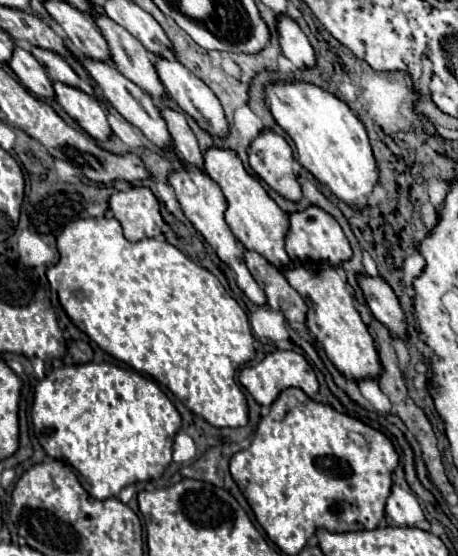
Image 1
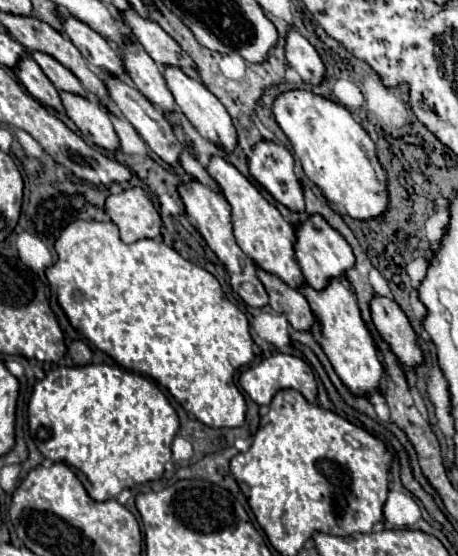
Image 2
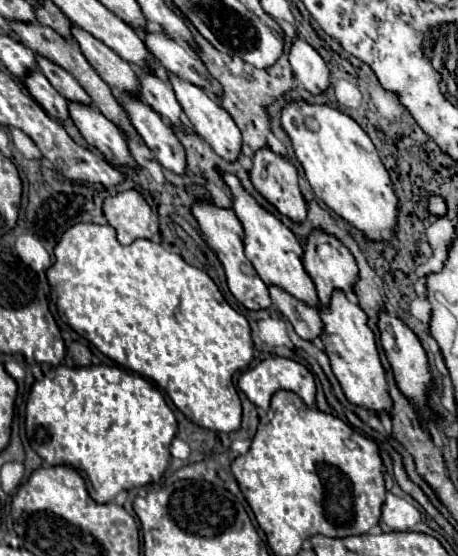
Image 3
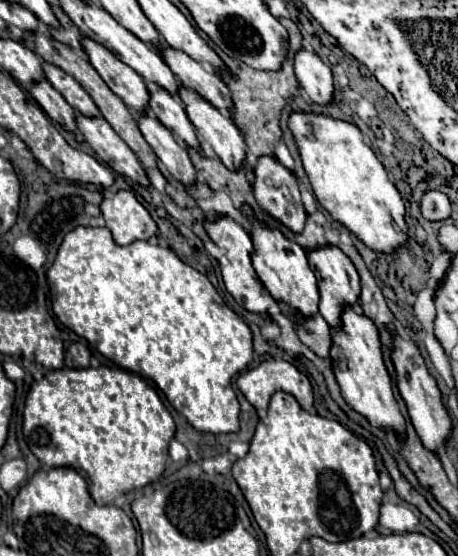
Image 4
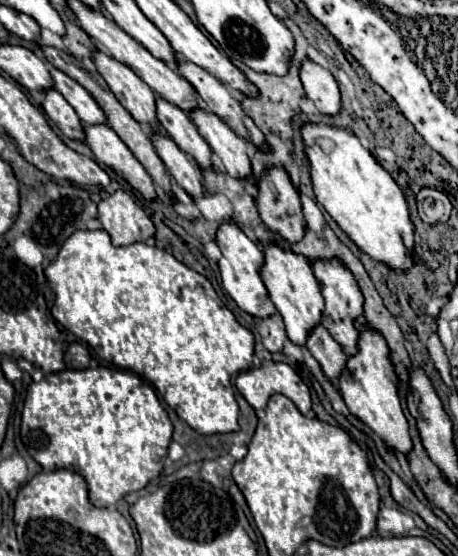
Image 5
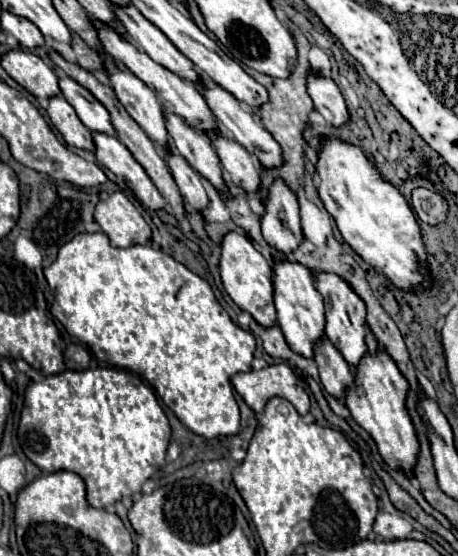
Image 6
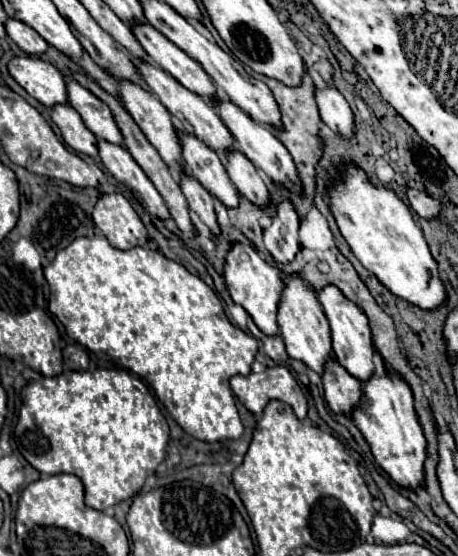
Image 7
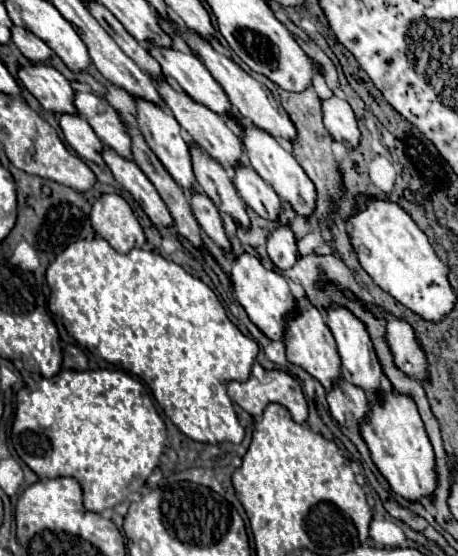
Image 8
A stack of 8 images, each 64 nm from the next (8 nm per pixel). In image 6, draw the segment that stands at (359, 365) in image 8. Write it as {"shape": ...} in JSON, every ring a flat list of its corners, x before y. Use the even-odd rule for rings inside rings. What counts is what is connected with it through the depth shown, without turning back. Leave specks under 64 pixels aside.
{"shape":[[316,272,316,288,324,296,324,304,326,304,326,328,324,328,326,336,332,340,332,344,336,344,336,348,340,348,344,360,350,366,356,366,358,360,368,352,366,328,364,328,366,324,364,300,354,292,348,280,332,272]]}

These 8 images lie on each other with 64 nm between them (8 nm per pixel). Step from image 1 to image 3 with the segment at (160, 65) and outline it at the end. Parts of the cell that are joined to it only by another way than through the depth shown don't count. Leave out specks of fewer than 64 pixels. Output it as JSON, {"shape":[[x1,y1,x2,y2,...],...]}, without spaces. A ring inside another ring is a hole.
{"shape":[[170,72,170,74,168,74,168,82,172,84,174,94,176,94,176,100,178,100,178,104,182,106,184,114,188,116,190,124,194,126,196,134,200,134,200,136,214,148,214,152,220,154,224,160,234,162,234,160,238,158,238,154,240,154,242,138,240,138,240,130,238,130,238,126,234,124,232,116,228,116,228,112,226,112,204,88,186,82,186,80,180,78,178,74,172,74,172,72]]}

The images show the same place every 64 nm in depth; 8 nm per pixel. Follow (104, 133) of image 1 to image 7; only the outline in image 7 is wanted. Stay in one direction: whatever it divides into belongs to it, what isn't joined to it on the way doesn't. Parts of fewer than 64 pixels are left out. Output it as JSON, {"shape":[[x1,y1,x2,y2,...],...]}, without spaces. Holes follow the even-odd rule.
{"shape":[[106,140,98,142,98,156,106,170,122,184,126,184,136,196,136,200,154,216,168,218,168,208,160,196,160,192,154,188,150,178,144,174,144,170,136,164,132,154,120,146]]}

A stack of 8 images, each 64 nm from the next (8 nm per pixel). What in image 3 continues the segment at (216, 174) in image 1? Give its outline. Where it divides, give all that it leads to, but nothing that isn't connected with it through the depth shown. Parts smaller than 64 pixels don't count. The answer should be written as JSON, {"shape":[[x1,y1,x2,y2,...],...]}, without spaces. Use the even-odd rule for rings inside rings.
{"shape":[[220,170,220,178,232,192,232,208,234,208,236,218,242,224,244,252,246,252,248,260,252,262,252,266,256,268,258,276,266,284,276,284,276,286,284,288,288,294,292,294,292,296,304,300,308,306,316,308,316,304,318,304,316,288,312,284,312,278,304,272,304,266,300,264,300,240,292,234,290,228,286,228,282,224,282,220,278,216,274,216,270,210,266,210,262,204,258,204,258,200,242,186,238,176,234,176,232,172]]}

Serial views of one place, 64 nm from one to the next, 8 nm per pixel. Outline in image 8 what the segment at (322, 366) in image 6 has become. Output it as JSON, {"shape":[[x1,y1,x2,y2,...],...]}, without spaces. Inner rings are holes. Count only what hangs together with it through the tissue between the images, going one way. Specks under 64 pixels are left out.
{"shape":[[338,378,336,384,326,394,330,414,334,420,348,428,358,428,360,420,368,412,368,398,366,392,344,378]]}

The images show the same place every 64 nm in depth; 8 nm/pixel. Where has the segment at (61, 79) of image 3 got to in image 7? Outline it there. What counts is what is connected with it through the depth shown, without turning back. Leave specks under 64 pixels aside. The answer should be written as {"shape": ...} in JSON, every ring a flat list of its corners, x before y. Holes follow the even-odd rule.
{"shape":[[76,80,66,82,66,92,68,92,68,104,80,114,84,124,98,140,124,144,122,134,114,122,114,116,102,100,98,100,90,90,80,86]]}

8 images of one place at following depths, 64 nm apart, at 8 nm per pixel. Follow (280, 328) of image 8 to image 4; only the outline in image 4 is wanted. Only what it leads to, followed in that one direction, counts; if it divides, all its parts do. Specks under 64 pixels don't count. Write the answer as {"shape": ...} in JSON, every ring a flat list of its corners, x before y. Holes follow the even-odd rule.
{"shape":[[218,216,216,220,204,220,204,230,208,232,210,240,222,250,222,258,220,258,220,270,222,270,222,278,226,284,226,290,234,296,234,300,244,306,248,312,270,312,272,308,276,308,274,298,270,296,270,292,264,288,264,284,260,284,260,278,256,276,252,262,250,262,250,252,252,252,252,240,248,236,248,232,236,224,230,216]]}

